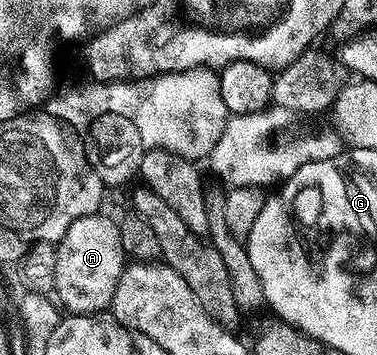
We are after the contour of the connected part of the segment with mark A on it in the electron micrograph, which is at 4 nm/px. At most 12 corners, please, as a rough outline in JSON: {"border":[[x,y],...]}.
{"border":[[79,217],[55,246],[53,291],[104,312],[127,266],[118,220]]}

